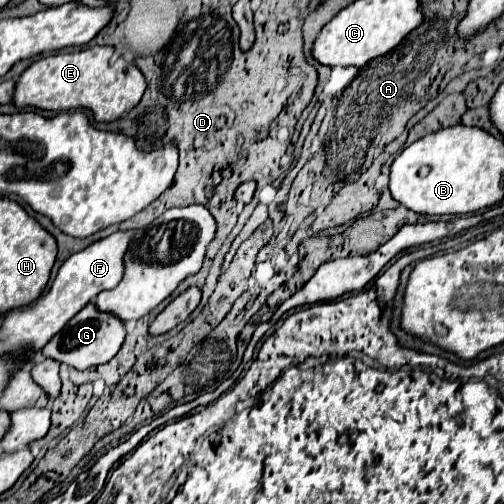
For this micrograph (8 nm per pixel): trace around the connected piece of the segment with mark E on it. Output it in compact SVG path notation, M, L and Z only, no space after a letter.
M90 47L78 53L58 53L58 55L48 55L40 57L34 63L30 63L22 75L16 81L12 103L16 107L38 107L44 111L70 111L70 109L88 109L92 111L96 121L116 121L122 113L134 109L138 101L142 99L146 89L144 75L134 63L124 61L122 57L114 57L112 47Z

